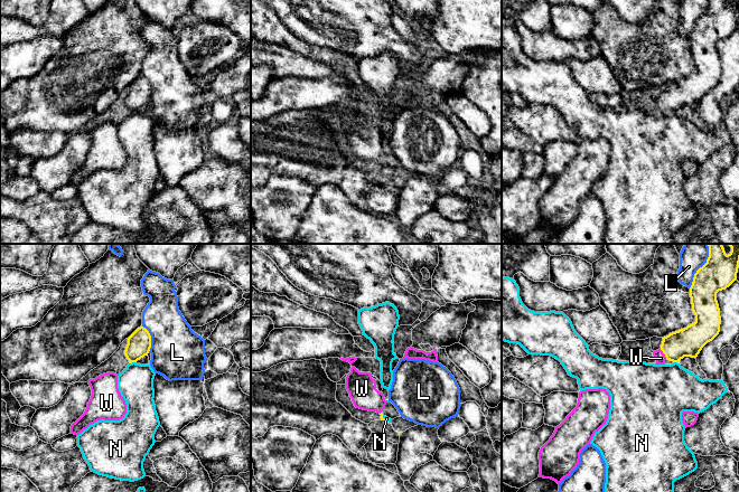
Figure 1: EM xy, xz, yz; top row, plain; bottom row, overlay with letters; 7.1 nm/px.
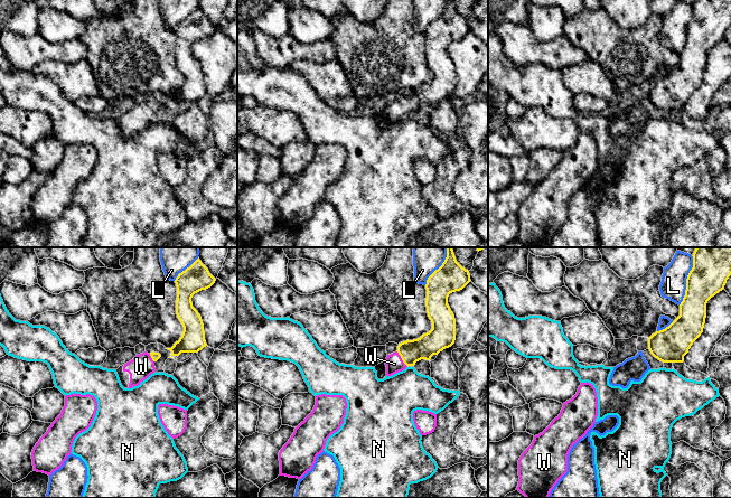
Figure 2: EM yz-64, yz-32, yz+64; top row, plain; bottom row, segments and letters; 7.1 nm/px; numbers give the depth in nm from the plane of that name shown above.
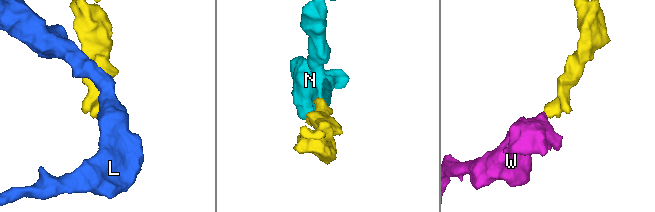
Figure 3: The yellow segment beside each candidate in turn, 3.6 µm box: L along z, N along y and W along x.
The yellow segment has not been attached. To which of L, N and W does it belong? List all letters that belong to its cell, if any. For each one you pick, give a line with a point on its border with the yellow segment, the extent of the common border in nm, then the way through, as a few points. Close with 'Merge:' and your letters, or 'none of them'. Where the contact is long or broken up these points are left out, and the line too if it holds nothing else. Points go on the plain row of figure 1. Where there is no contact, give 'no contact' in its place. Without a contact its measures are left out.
W: contact yz (663, 102); length 90 nm; way yz (689, 91), (663, 102), (661, 107)
Merge: W

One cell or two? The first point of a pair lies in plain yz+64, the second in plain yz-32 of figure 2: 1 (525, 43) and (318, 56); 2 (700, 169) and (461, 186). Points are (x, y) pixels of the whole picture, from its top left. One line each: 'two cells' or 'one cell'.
1: one cell
2: two cells

